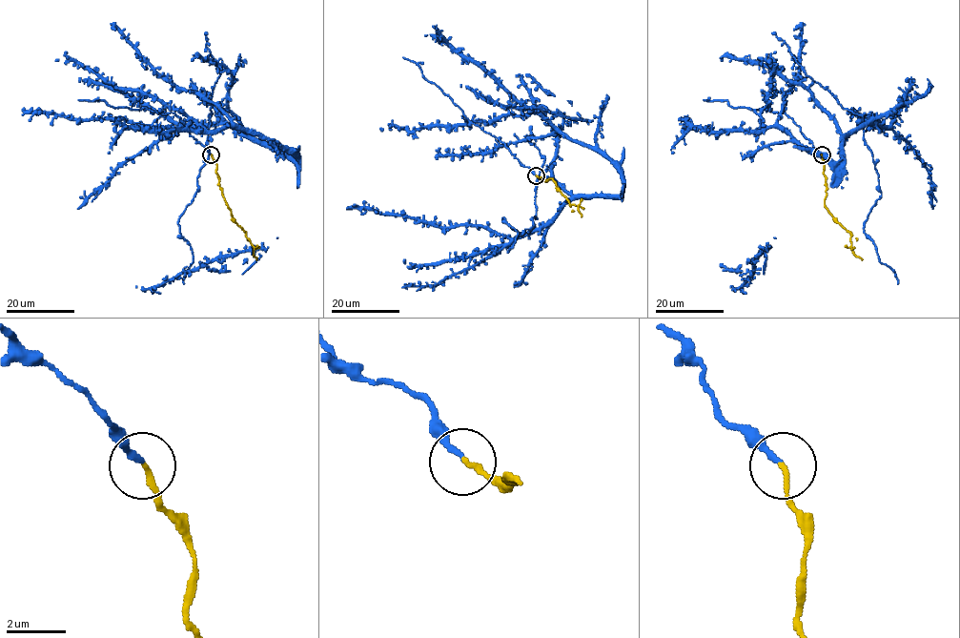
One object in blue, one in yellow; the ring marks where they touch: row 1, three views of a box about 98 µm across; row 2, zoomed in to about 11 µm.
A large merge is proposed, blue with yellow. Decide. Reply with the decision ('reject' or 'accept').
accept

